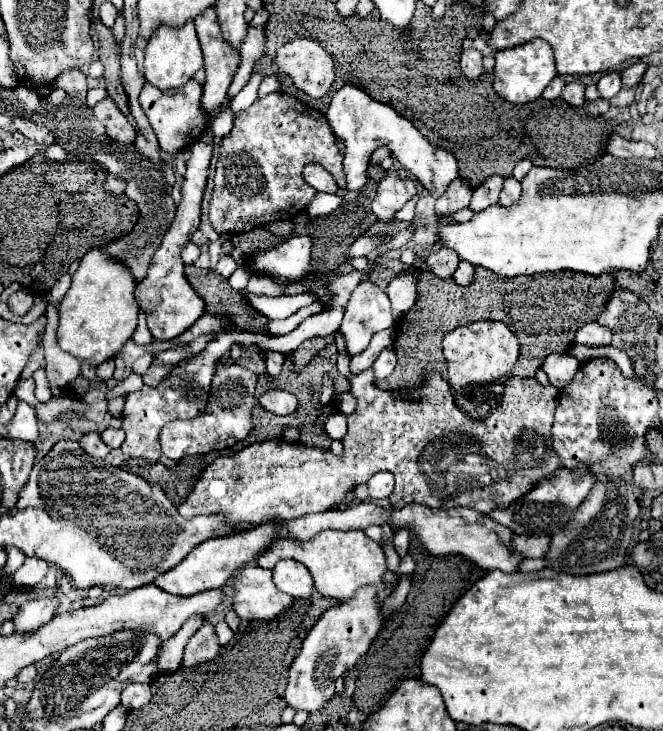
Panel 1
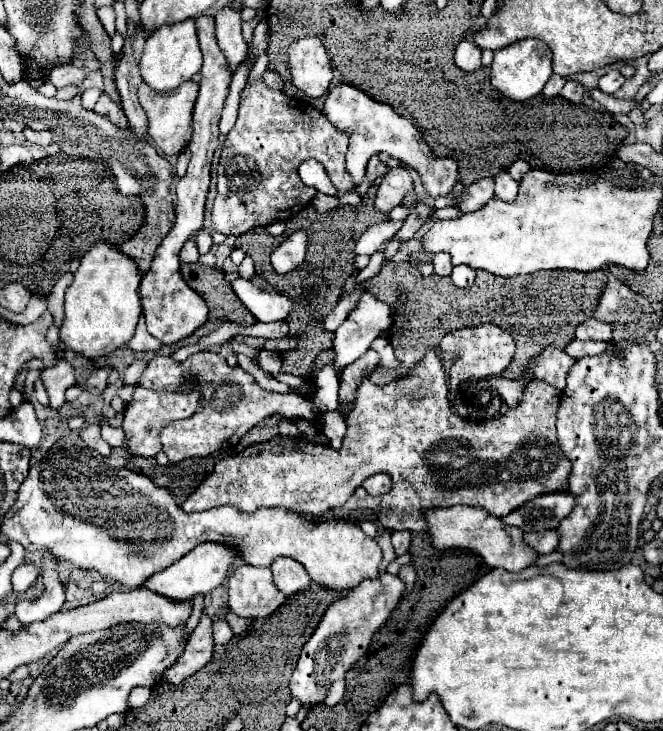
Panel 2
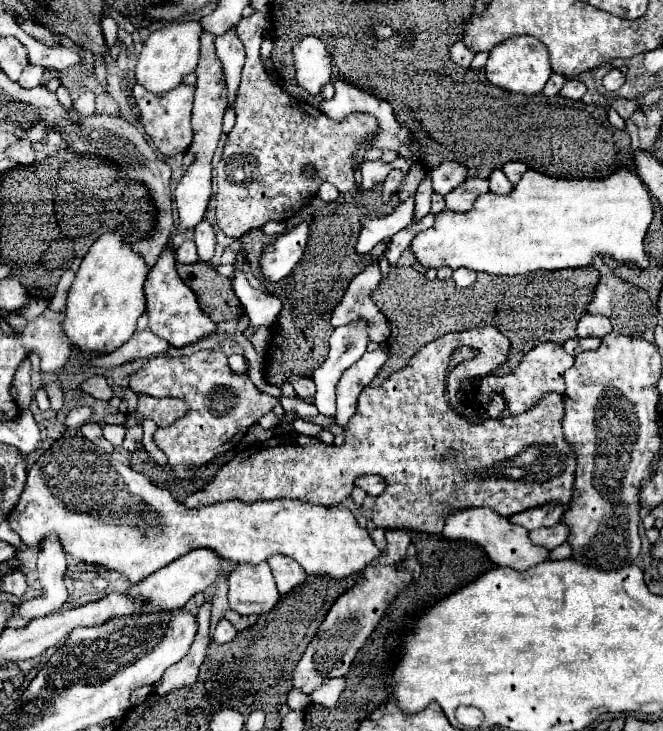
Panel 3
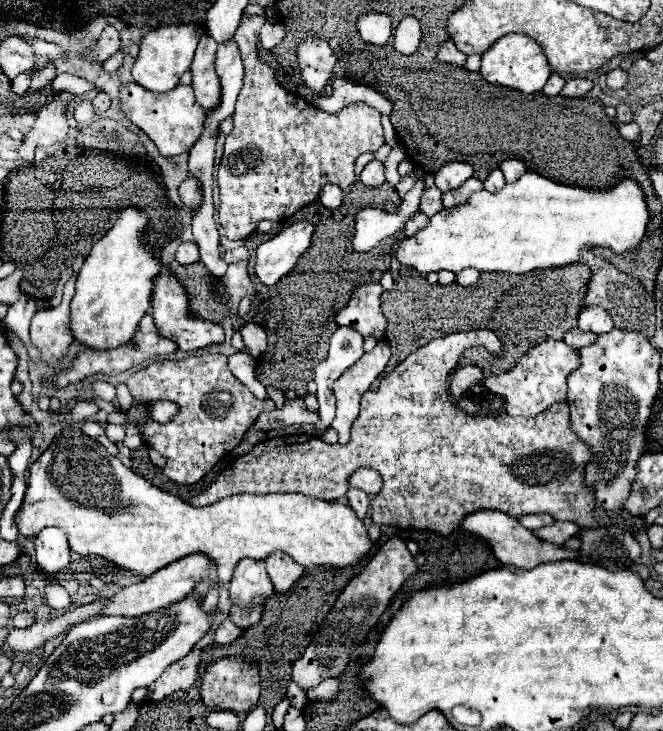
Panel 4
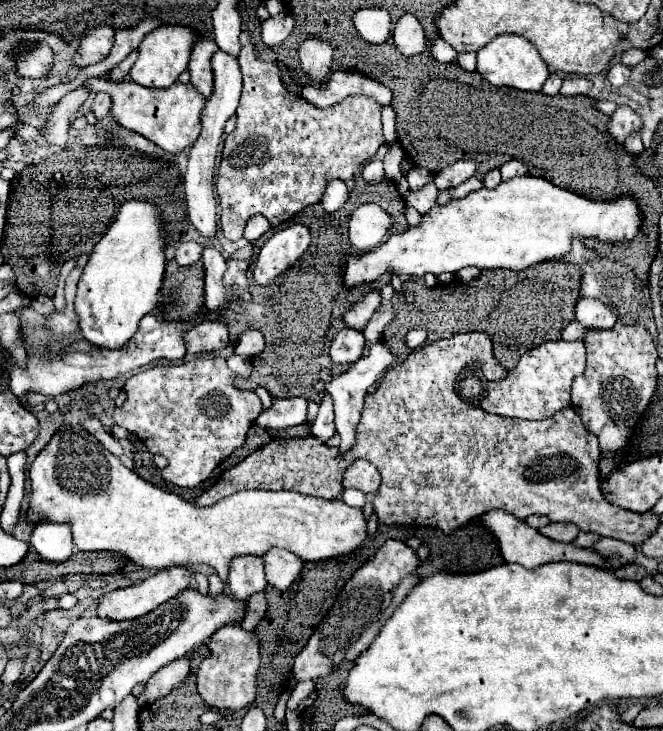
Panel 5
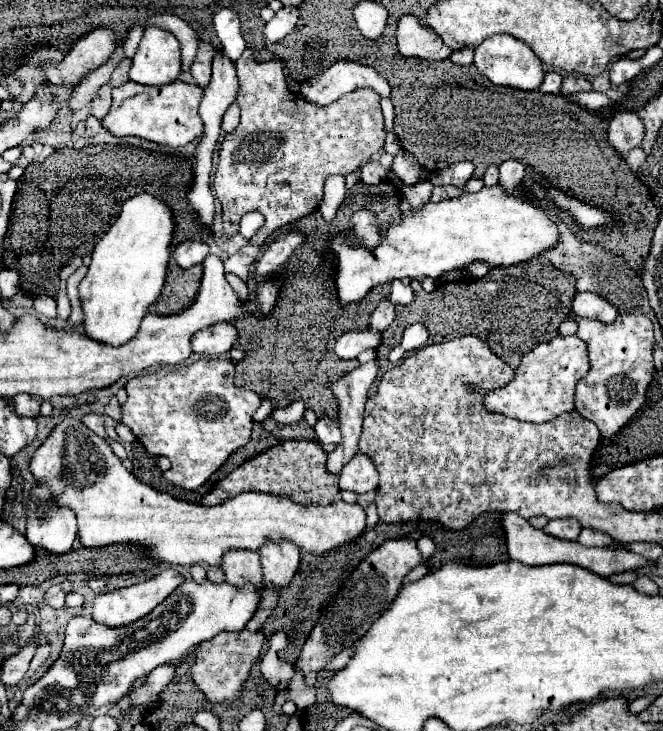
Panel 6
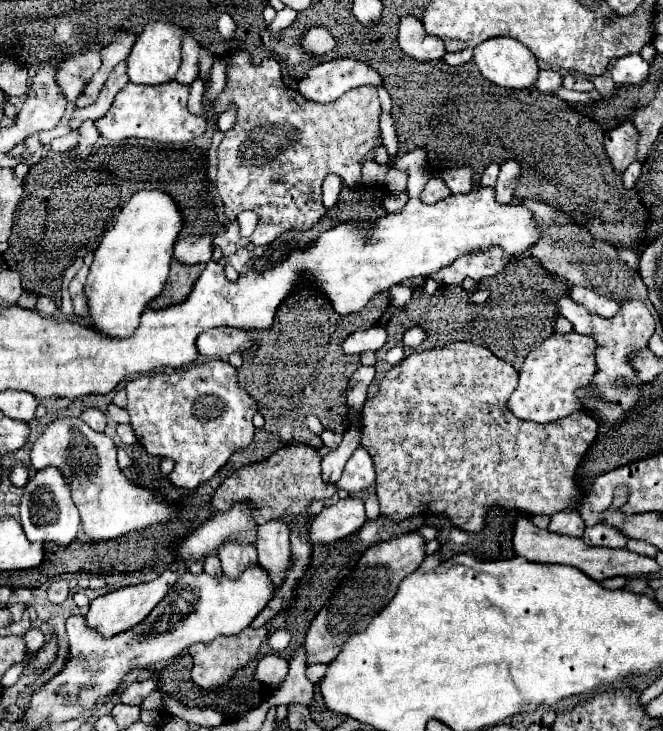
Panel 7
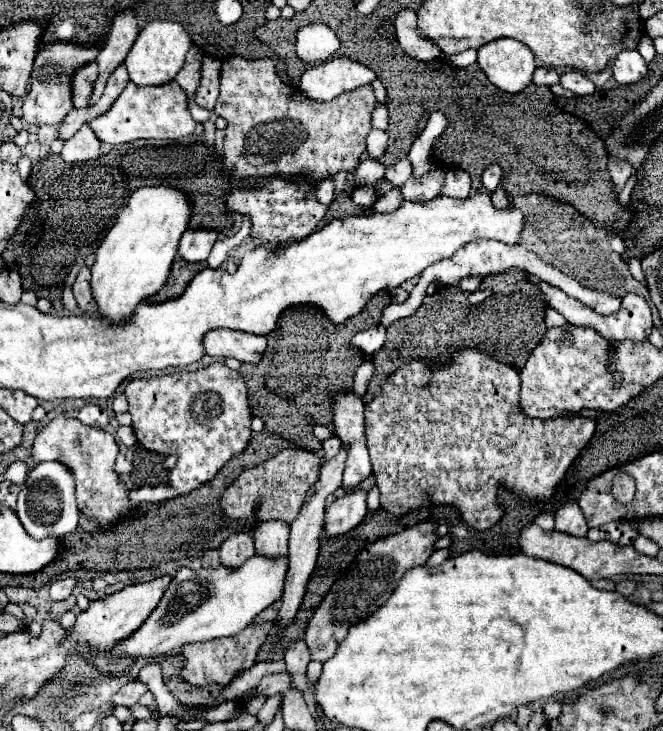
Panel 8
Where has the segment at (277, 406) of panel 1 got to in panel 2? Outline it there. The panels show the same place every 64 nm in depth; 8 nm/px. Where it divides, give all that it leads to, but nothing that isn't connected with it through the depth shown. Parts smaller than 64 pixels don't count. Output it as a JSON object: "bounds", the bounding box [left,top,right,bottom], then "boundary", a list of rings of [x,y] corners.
{"bounds":[138,352,316,464],"boundary":[[[200,352],[192,356],[186,362],[176,362],[170,356],[156,356],[148,362],[148,368],[144,370],[142,378],[138,380],[138,386],[150,388],[150,390],[176,390],[176,386],[182,386],[182,376],[194,374],[204,384],[204,394],[200,400],[200,412],[190,416],[188,420],[176,420],[168,424],[160,432],[162,450],[170,458],[172,464],[184,460],[184,458],[204,458],[216,450],[228,448],[234,442],[238,442],[250,428],[254,428],[262,418],[270,414],[280,414],[284,418],[304,418],[314,420],[316,408],[312,400],[302,398],[300,394],[280,394],[280,392],[268,392],[262,390],[254,376],[244,372],[240,366],[232,368],[226,364],[222,356],[216,352]]]}

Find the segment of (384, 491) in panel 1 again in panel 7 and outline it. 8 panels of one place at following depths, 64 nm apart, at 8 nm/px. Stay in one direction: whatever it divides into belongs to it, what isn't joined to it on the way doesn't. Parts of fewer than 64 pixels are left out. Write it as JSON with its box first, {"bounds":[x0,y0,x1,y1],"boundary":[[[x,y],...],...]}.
{"bounds":[338,448,376,494],"boundary":[[[358,448],[352,454],[352,458],[346,462],[342,478],[338,480],[338,488],[350,494],[358,494],[358,492],[370,490],[374,482],[376,482],[376,472],[374,472],[372,458],[366,450]]]}

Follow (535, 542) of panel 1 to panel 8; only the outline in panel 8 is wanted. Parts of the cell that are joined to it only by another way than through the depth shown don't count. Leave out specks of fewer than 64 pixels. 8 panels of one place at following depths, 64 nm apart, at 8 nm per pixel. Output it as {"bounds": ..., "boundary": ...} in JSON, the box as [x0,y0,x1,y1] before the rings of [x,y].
{"bounds":[554,502,588,536],"boundary":[[[566,502],[556,510],[554,530],[564,532],[564,534],[572,534],[572,536],[586,536],[588,526],[586,526],[584,514],[576,502]]]}

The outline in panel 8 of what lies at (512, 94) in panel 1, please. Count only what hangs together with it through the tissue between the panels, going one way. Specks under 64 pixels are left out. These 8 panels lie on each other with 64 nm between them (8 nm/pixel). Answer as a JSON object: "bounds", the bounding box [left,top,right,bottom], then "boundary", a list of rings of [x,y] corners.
{"bounds":[478,38,534,92],"boundary":[[[498,38],[478,48],[478,64],[486,78],[504,92],[520,92],[532,82],[534,54],[512,38]]]}

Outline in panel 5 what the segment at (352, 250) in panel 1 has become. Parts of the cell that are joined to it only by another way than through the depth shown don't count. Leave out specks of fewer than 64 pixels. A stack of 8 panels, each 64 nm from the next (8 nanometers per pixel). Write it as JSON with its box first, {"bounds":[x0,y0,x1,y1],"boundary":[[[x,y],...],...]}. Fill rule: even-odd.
{"bounds":[350,166,432,252],"boundary":[[[414,166],[414,168],[408,172],[406,180],[408,180],[410,188],[420,190],[420,188],[422,188],[422,186],[426,186],[428,182],[432,182],[432,174],[430,174],[428,170],[424,170],[424,168],[416,168],[416,166]],[[364,204],[350,218],[350,242],[360,252],[376,248],[392,230],[394,218],[374,204]]]}

